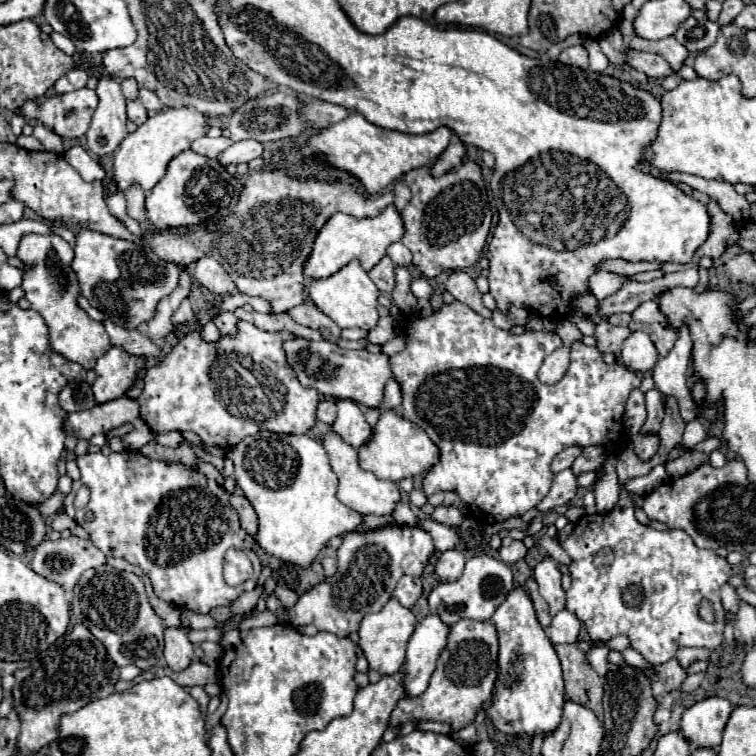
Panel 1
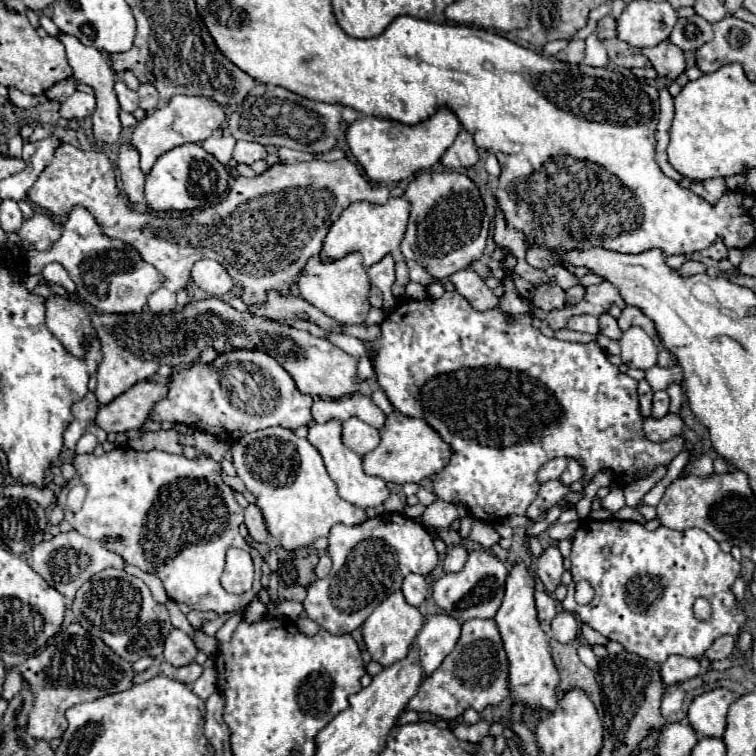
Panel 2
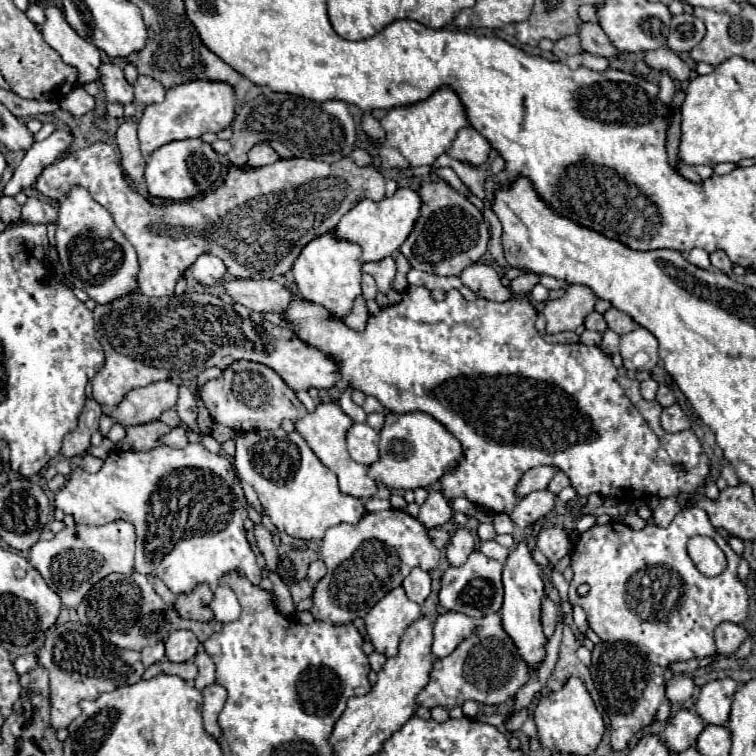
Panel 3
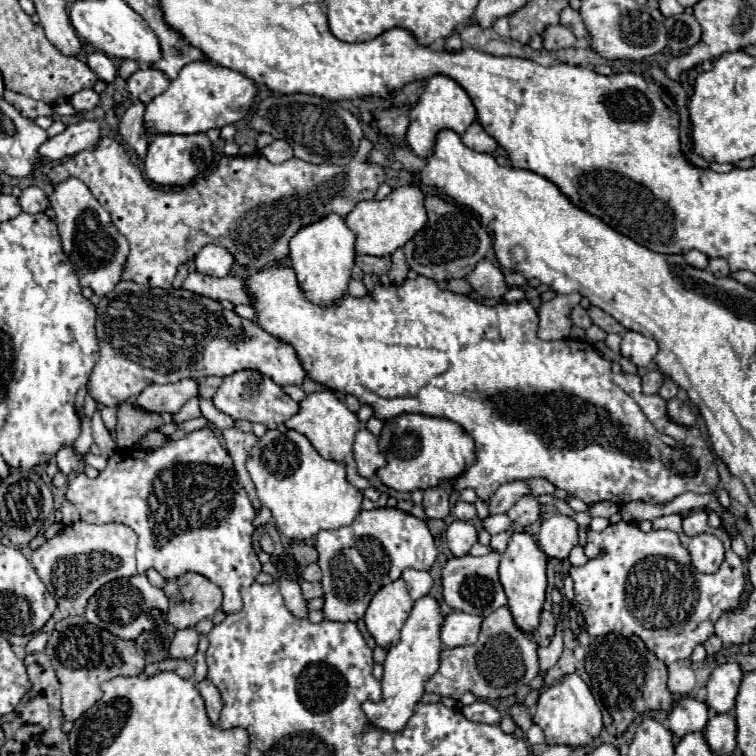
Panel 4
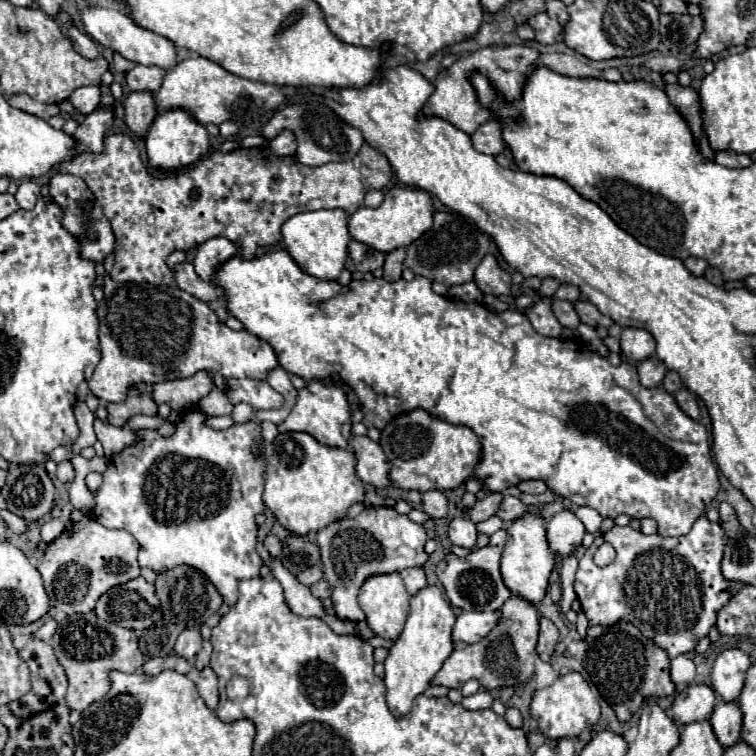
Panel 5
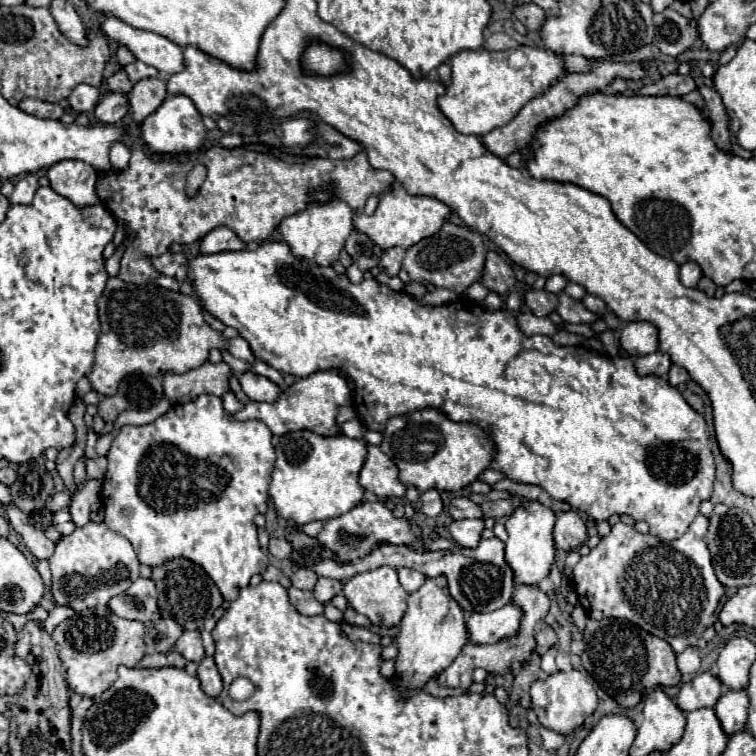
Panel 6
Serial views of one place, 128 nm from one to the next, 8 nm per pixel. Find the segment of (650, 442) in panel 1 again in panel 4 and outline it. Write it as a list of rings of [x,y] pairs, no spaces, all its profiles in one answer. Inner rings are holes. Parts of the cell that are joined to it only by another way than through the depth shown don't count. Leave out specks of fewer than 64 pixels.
[[[680,398],[668,400],[666,412],[668,412],[668,418],[670,418],[672,422],[680,424],[680,426],[688,426],[688,428],[690,428],[690,426],[696,424],[696,418],[694,418],[694,414],[690,412],[688,404],[684,404]]]

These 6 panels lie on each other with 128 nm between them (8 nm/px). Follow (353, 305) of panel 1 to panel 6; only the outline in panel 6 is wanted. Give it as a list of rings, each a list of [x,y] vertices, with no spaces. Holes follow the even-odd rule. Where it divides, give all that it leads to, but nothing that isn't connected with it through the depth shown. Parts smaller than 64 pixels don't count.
[[[334,198],[328,204],[312,204],[304,212],[286,216],[278,226],[278,232],[282,234],[284,242],[290,246],[290,252],[296,258],[304,258],[316,266],[332,266],[338,260],[344,248],[344,242],[354,228],[352,216],[354,216],[354,210],[348,208],[348,204]]]

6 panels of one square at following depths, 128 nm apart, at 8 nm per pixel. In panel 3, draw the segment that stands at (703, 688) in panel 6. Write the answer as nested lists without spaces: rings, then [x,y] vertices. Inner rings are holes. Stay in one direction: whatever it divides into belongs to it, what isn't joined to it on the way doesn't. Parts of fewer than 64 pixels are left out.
[[[680,710],[676,716],[672,716],[666,724],[666,730],[662,732],[664,744],[670,752],[678,754],[688,748],[692,748],[704,728],[704,722],[700,716],[696,716],[690,710]]]

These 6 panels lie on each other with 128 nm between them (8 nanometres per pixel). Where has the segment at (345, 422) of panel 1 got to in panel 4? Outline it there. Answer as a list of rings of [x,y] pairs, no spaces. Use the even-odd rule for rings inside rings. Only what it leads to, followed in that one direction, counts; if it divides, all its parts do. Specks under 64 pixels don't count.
[[[366,428],[358,430],[356,434],[354,460],[358,466],[358,474],[364,478],[374,476],[374,472],[386,464],[384,454],[378,450],[378,438]]]

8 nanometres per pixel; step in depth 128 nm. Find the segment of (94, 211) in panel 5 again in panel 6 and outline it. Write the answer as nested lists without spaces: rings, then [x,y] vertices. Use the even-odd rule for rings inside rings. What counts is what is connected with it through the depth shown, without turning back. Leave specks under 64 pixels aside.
[[[64,160],[48,170],[50,188],[68,198],[76,208],[98,204],[96,170],[80,160]]]

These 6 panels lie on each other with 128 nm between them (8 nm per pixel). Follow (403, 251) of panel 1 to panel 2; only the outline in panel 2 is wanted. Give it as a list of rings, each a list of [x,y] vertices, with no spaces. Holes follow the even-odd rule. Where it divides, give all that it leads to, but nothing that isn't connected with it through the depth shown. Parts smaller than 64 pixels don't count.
[[[406,260],[406,266],[408,266],[408,272],[410,272],[410,280],[420,282],[424,286],[428,286],[432,282],[432,276],[428,276],[428,272],[424,272],[424,268],[420,264],[416,264],[414,260]]]

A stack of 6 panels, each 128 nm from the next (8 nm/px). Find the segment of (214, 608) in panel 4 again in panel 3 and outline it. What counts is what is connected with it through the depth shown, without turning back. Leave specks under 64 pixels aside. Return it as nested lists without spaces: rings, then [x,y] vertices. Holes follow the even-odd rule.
[[[200,584],[192,594],[188,594],[188,596],[180,594],[174,608],[180,612],[182,618],[198,620],[198,622],[210,622],[210,620],[214,620],[212,610],[208,608],[210,600],[212,600],[210,588],[206,584]]]

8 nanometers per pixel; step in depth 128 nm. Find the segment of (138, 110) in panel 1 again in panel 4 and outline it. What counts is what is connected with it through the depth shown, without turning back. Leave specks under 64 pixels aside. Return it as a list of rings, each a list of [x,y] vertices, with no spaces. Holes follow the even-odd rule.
[[[88,52],[88,66],[92,68],[92,72],[98,74],[100,80],[104,80],[106,84],[114,82],[116,80],[116,74],[118,74],[118,68],[114,66],[114,62],[102,54],[102,52]]]

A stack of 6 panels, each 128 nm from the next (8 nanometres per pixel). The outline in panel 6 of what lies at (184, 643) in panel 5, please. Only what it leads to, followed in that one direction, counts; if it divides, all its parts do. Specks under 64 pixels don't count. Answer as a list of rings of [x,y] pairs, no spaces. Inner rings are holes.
[[[184,630],[180,640],[174,646],[176,652],[180,652],[186,660],[200,662],[204,658],[204,648],[202,648],[202,638],[198,630]]]

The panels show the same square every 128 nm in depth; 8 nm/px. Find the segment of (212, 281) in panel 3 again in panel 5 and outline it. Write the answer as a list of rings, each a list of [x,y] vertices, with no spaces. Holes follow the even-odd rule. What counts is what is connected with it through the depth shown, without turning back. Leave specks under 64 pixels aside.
[[[222,236],[210,238],[204,244],[200,244],[196,250],[196,260],[193,261],[196,274],[202,280],[210,282],[210,280],[214,280],[216,270],[236,254],[238,254],[238,250],[230,240],[226,240]]]

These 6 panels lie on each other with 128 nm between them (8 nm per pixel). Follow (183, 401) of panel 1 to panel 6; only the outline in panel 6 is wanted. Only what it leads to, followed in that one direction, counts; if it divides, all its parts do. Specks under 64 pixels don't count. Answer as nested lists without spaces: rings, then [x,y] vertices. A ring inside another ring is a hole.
[[[244,372],[244,374],[240,374],[238,380],[240,380],[244,394],[256,402],[276,402],[280,392],[282,392],[280,386],[276,386],[268,378],[258,376],[254,372]]]

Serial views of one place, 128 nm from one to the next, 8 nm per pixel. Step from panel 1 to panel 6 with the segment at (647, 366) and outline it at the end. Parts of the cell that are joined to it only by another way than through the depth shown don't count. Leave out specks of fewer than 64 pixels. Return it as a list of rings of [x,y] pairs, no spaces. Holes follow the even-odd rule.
[[[630,322],[620,332],[620,346],[630,356],[646,356],[658,350],[658,330],[650,322]]]

